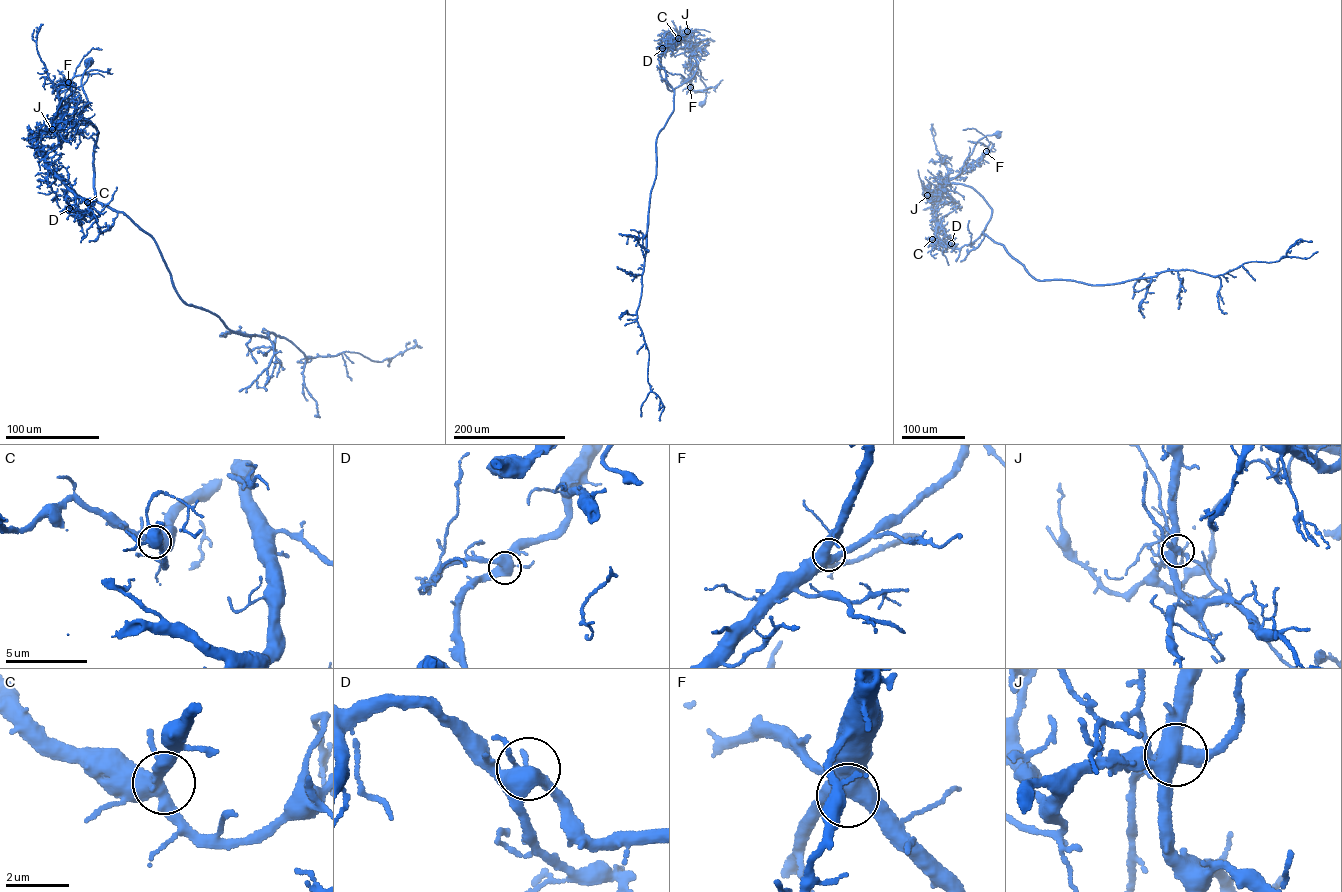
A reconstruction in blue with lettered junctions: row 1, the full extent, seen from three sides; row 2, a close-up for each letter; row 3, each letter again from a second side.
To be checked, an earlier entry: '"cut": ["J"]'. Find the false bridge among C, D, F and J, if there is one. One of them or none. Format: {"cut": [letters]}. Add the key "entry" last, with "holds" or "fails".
{"cut": ["J"], "entry": "holds"}

